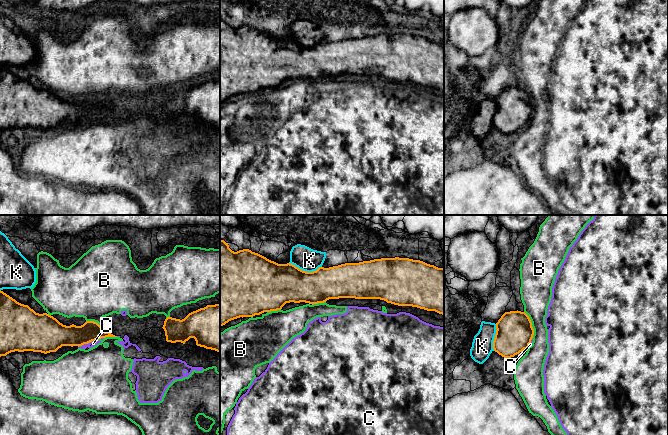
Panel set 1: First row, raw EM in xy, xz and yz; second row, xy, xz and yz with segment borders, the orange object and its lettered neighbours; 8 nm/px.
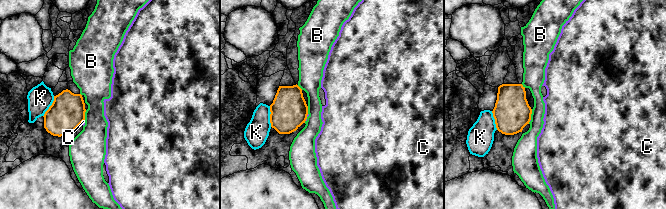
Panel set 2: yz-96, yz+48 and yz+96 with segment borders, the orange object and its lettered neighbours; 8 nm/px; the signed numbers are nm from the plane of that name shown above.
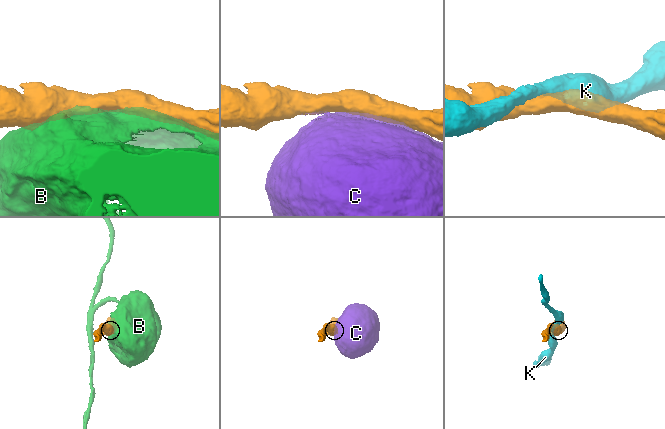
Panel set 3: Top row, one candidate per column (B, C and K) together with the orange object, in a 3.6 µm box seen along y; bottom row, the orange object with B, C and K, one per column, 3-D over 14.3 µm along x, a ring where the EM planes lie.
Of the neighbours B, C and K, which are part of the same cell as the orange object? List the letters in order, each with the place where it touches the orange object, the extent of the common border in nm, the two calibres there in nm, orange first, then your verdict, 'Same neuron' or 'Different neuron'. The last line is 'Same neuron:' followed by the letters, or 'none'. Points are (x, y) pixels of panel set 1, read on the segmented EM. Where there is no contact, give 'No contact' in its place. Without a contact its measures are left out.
B: Touches orange at yz (531, 325). Shared border 240 nm. Thickness 300 nm (orange) against 240 nm. Different neuron
C: Touches orange at xy (93, 340). Shared border 90 nm. Thickness 170 nm (orange) against 50 nm. Different neuron
K: Touches orange at xz (305, 271). Shared border 260 nm. Thickness 340 nm (orange) against 190 nm. Different neuron
Same neuron: none

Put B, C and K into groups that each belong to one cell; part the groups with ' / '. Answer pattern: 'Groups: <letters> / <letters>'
Groups: B C / K

